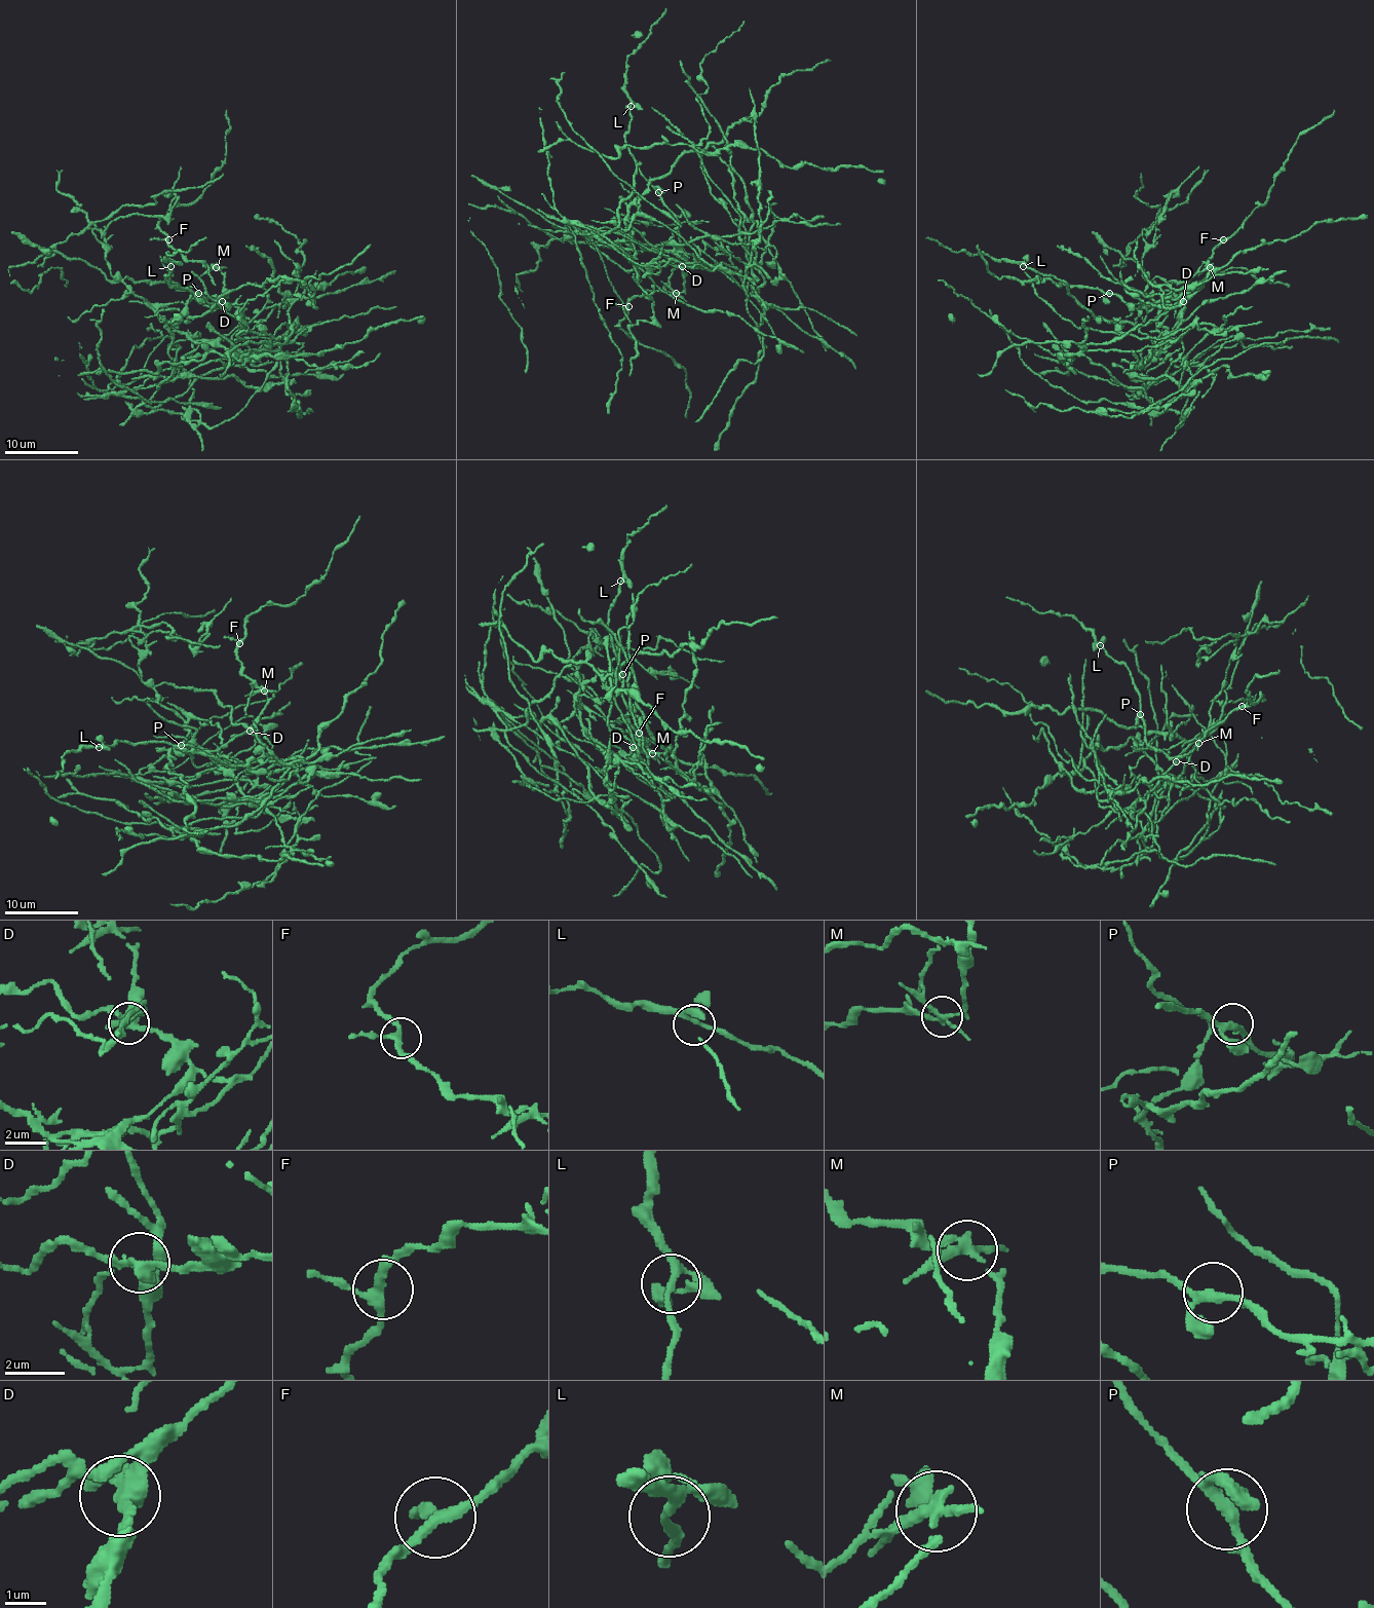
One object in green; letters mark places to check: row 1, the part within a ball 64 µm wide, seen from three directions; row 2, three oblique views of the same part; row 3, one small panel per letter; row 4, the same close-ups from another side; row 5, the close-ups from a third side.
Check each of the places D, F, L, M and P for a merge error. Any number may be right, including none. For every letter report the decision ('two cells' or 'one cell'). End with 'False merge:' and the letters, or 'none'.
D: two cells
F: one cell
L: one cell
M: two cells
P: one cell
False merge: D, M

